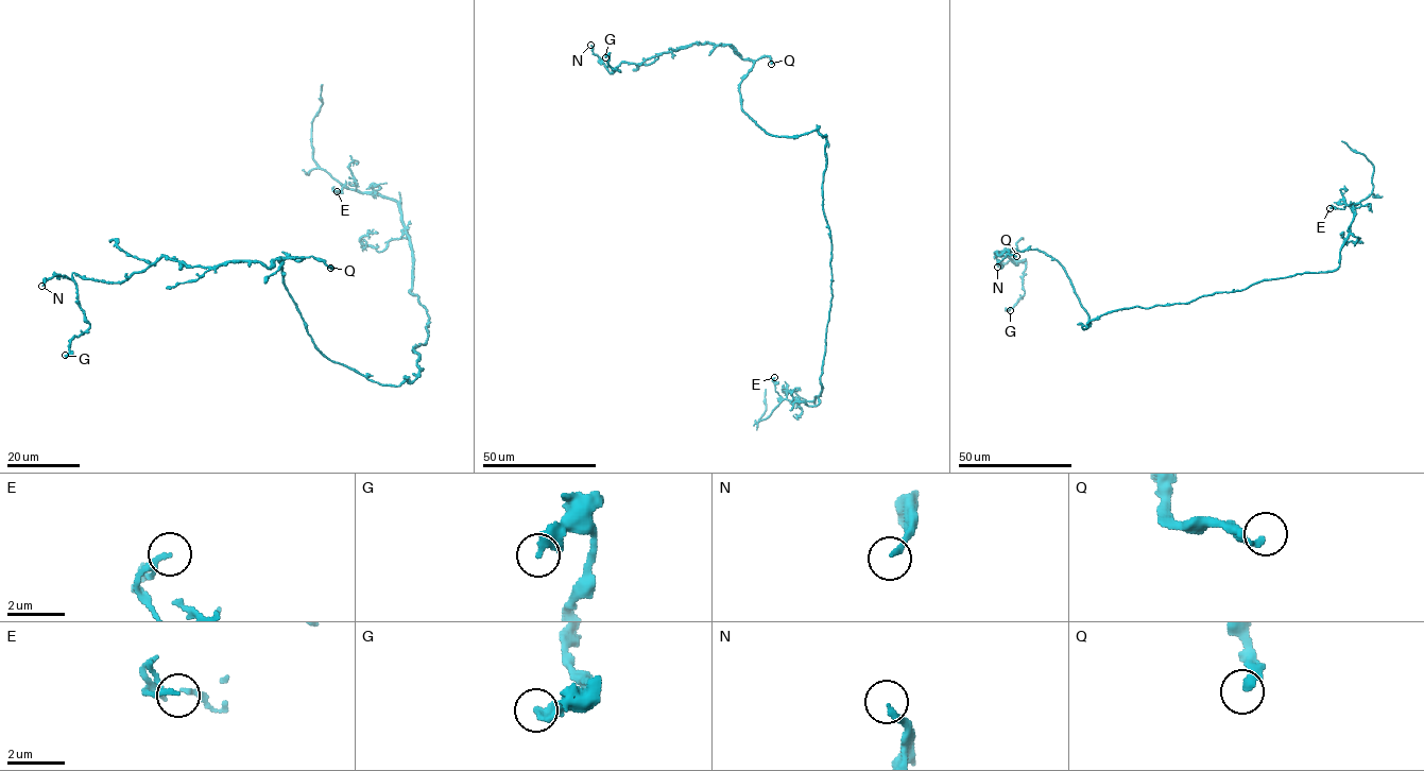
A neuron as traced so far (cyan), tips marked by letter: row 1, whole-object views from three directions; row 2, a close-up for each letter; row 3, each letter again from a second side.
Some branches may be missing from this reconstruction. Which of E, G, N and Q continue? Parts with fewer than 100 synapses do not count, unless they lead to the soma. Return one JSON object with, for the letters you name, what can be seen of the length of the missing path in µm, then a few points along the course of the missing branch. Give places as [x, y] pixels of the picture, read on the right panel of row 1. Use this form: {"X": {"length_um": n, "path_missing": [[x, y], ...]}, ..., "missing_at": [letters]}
{"missing_at": []}

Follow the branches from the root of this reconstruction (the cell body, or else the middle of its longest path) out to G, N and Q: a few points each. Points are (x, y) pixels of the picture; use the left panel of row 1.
G: (417, 362), (383, 386), (330, 361), (284, 283), (280, 259), (302, 258), (73, 273), (89, 327), (65, 355)
N: (417, 362), (383, 386), (330, 361), (284, 283), (280, 259), (302, 258), (160, 257), (120, 283), (41, 286)
Q: (417, 362), (412, 380), (383, 386), (330, 361), (315, 346), (284, 283), (280, 259), (311, 256), (330, 268)

